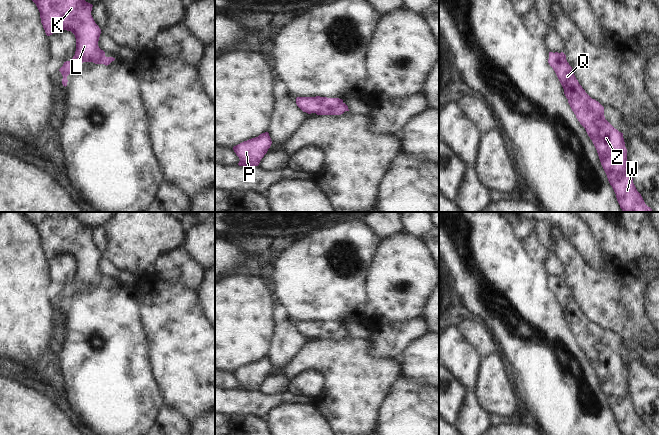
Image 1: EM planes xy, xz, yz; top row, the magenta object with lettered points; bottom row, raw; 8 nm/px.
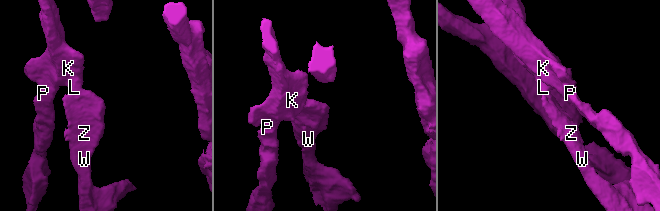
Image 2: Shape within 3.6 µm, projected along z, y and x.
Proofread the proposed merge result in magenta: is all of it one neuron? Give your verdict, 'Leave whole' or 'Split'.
Leave whole.

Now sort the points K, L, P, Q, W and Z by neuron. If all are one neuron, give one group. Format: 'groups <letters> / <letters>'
groups K L P Q W Z

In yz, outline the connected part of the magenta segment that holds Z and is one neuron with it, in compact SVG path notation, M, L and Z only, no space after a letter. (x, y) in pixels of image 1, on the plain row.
M549 276L548 287L559 303L572 335L592 364L601 389L616 418L617 425L622 435L652 435L652 433L645 428L641 418L637 415L633 407L632 395L627 387L627 373L625 371L623 357L615 353L605 343L604 331L598 325L592 323L579 308L563 276Z

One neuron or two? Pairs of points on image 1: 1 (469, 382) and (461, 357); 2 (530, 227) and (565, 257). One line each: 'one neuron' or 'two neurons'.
1: one neuron
2: two neurons

